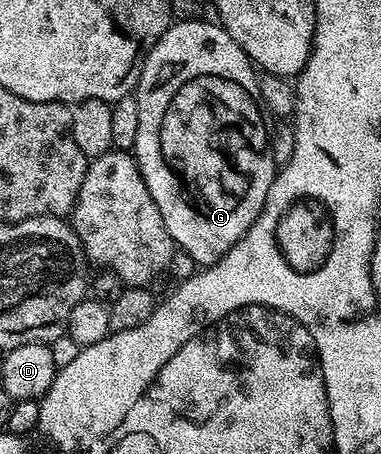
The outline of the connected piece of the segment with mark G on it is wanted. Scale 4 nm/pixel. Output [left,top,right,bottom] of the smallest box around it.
[132,19,276,266]

